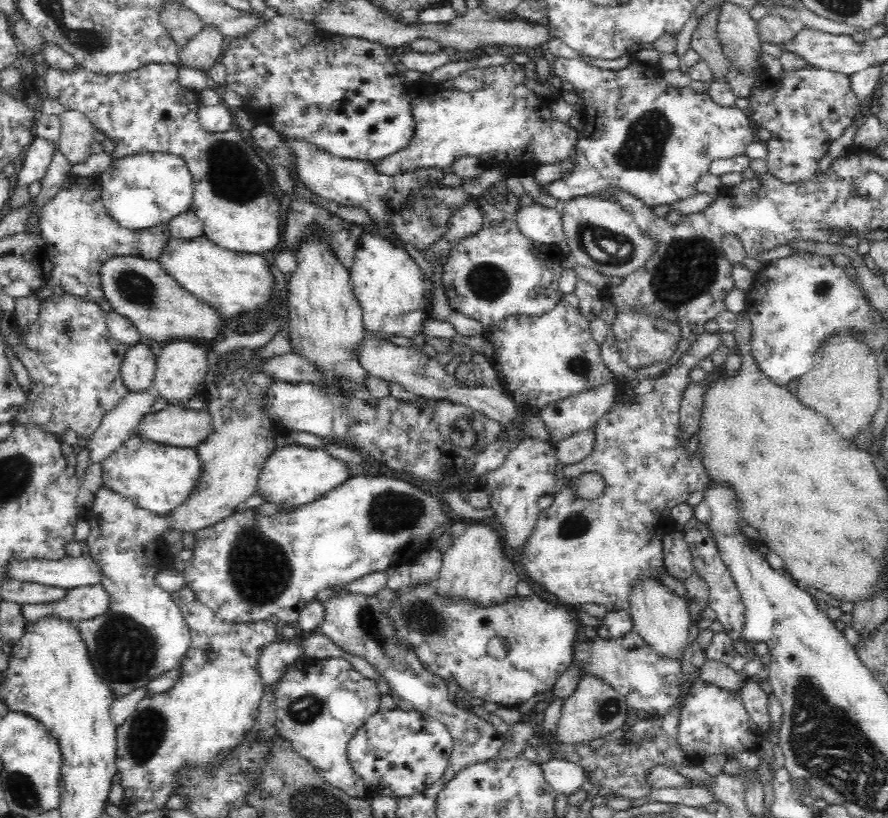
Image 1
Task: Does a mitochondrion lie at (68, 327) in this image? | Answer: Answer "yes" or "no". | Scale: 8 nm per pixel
yes

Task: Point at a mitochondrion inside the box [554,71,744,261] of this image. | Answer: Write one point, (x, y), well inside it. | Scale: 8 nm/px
(644, 144)

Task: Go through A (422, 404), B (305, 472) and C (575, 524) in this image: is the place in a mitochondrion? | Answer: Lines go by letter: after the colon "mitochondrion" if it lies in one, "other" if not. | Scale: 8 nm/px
A: other
B: other
C: mitochondrion

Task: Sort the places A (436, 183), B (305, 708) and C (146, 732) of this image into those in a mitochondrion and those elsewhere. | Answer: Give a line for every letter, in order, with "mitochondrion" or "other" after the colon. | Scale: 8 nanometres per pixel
A: other
B: mitochondrion
C: mitochondrion

